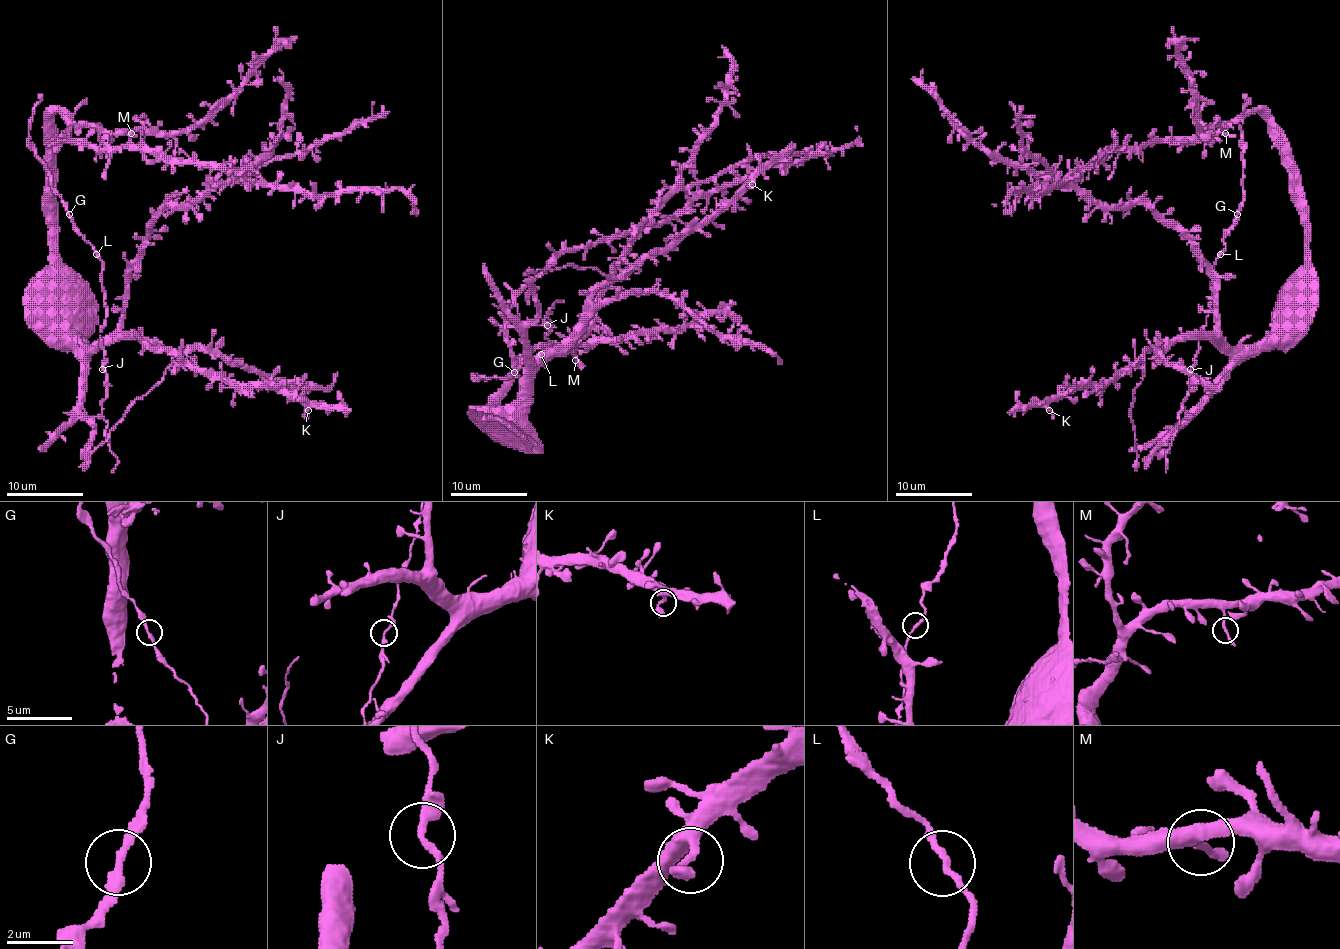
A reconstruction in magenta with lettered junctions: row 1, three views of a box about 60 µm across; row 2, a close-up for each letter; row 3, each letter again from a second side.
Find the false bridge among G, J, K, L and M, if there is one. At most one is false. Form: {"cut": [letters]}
{"cut": []}

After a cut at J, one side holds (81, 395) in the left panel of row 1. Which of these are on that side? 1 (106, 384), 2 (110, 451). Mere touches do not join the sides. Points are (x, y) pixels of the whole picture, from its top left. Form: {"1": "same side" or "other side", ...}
{"1": "other side", "2": "other side"}

